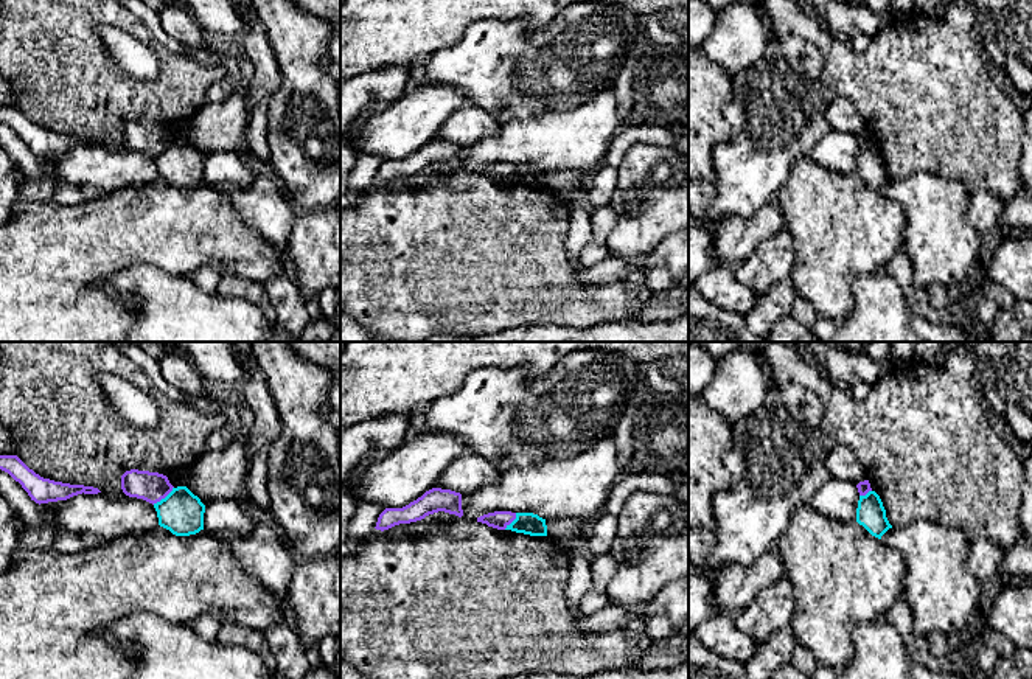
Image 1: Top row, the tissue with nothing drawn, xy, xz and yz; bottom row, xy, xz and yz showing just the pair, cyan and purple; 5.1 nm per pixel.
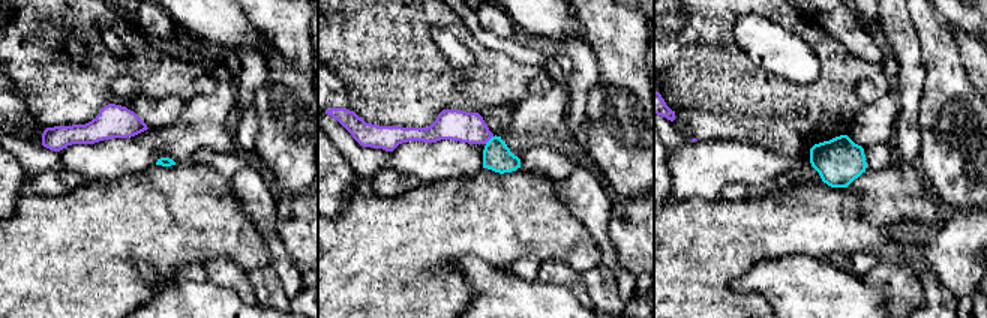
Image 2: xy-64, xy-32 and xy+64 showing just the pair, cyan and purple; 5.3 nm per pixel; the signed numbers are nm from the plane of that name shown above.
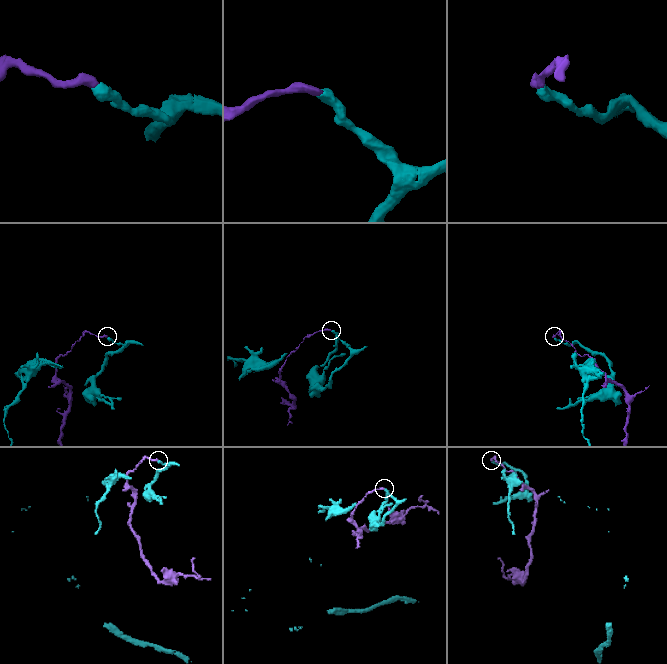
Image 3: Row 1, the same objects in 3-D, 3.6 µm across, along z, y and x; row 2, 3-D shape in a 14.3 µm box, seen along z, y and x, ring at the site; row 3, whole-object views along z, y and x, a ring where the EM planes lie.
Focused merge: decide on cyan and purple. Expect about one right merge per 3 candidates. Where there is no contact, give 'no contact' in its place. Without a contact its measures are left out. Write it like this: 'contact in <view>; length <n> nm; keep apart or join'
contact in xy; length 140 nm; keep apart

